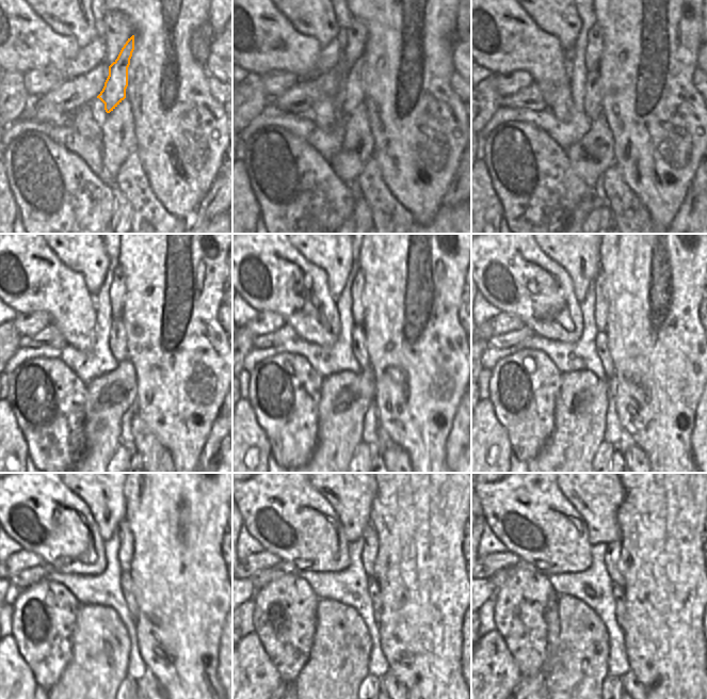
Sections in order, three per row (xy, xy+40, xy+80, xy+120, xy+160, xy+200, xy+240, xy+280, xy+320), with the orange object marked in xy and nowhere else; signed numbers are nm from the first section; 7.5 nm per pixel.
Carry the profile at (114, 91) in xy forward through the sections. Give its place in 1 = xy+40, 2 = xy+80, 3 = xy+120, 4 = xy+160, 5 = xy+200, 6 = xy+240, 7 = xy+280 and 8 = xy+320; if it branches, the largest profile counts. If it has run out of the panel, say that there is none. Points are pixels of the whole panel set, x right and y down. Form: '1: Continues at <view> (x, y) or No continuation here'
1: Continues at xy+40 (353, 83)
2: Continues at xy+80 (593, 108)
3: Continues at xy+120 (117, 335)
4: Continues at xy+160 (358, 346)
5: Continues at xy+200 (600, 342)
6: Continues at xy+240 (126, 580)
7: Continues at xy+280 (373, 586)
8: Continues at xy+320 (617, 591).

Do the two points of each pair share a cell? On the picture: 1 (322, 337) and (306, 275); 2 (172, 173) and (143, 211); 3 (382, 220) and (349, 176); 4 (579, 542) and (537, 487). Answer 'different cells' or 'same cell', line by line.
1: same cell
2: different cells
3: different cells
4: same cell

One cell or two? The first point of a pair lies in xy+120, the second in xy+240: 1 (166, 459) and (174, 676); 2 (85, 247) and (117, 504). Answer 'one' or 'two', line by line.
1: two
2: one

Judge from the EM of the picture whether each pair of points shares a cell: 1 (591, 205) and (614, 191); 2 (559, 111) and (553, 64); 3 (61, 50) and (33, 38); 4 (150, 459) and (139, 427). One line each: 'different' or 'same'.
1: different
2: same
3: same
4: same

